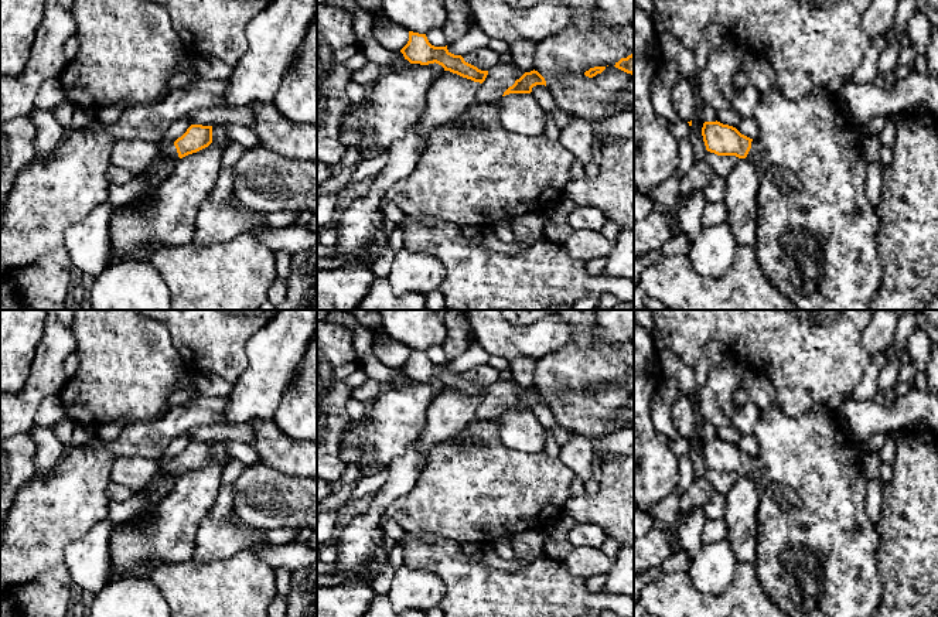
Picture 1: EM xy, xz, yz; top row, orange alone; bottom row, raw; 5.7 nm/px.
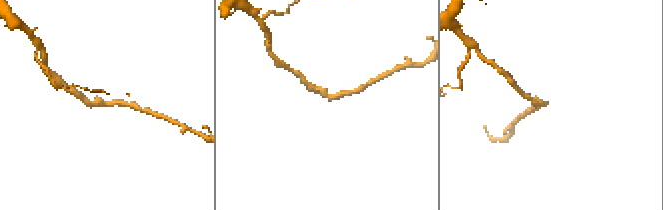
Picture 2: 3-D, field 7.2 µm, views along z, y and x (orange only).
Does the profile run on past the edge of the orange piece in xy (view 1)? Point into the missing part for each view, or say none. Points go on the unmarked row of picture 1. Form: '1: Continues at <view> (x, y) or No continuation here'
1: Continues at xy (164, 481)

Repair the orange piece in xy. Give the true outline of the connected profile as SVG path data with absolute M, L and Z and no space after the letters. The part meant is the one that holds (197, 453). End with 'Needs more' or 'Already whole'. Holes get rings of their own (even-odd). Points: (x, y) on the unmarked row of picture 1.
M191 442L187 449L178 454L171 463L168 463L163 470L158 470L158 474L156 475L156 478L151 481L151 484L144 490L149 495L150 495L150 502L147 505L146 509L140 511L139 514L136 514L133 518L140 517L141 514L144 514L146 511L151 509L154 505L157 505L174 487L175 484L175 478L178 475L183 475L188 471L197 470L205 464L208 464L212 460L212 443L202 443L202 442Z. Needs more

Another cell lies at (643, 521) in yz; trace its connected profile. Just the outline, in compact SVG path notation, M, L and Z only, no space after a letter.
M634 509L634 536L645 536L654 529L654 519L649 512Z

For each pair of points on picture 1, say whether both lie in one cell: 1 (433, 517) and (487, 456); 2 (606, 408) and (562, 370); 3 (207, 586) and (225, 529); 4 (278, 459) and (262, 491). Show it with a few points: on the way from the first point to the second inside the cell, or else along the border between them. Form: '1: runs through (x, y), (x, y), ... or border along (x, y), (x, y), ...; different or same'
1: runs through (449, 501), (476, 471); same
2: runs through (593, 408), (570, 382); same
3: border along (248, 552), (238, 551), (208, 562), (193, 561); different
4: border along (262, 463), (302, 477); different

